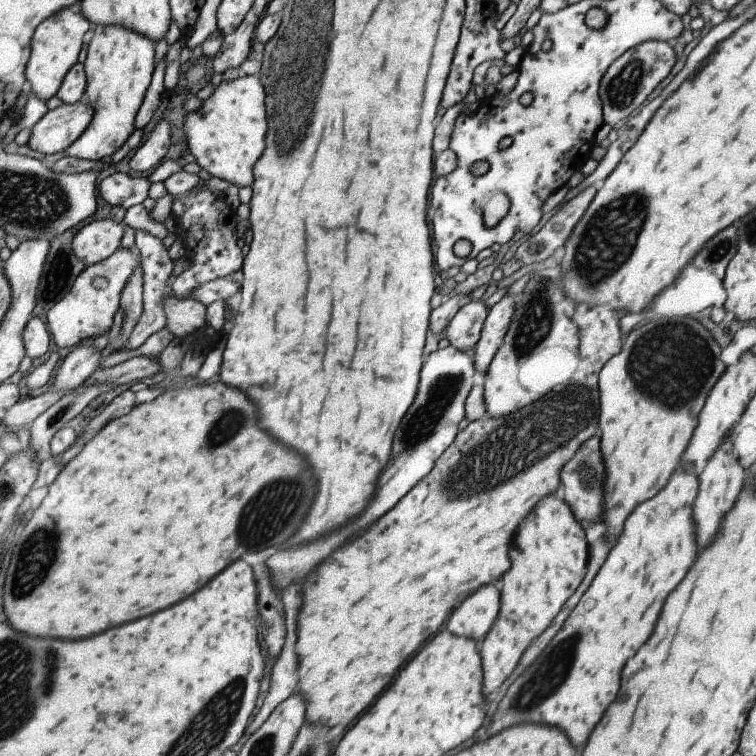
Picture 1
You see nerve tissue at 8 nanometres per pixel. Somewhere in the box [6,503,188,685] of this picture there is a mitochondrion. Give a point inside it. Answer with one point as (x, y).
(40, 552)

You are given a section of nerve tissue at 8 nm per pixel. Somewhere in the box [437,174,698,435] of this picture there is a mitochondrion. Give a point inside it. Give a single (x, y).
(612, 235)

